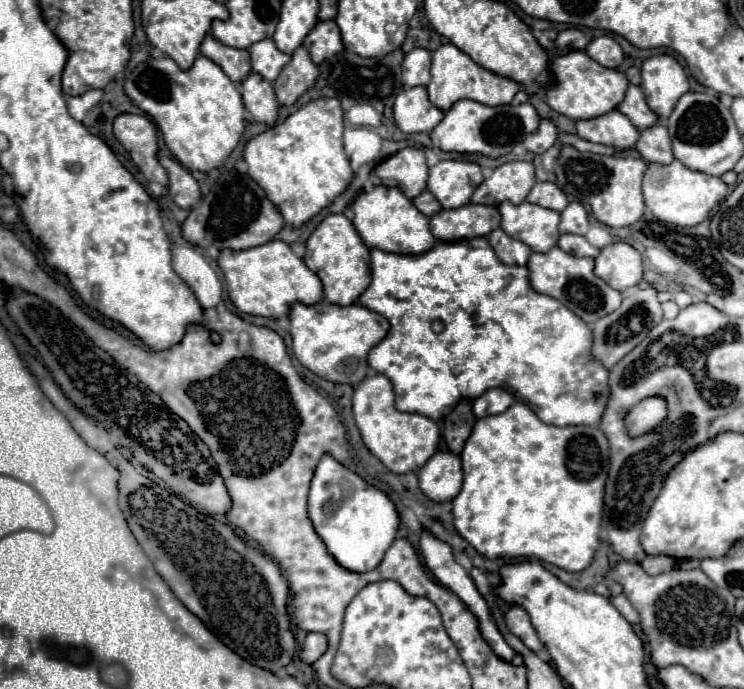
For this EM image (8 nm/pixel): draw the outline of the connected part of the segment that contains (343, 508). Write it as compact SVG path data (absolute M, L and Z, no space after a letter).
M328 454L320 460L310 484L308 514L328 554L348 572L374 570L394 542L400 522L392 500L384 492L366 484Z

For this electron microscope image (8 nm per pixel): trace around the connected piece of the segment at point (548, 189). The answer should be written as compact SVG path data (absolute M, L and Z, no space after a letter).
M536 182L526 200L544 208L552 208L556 212L562 212L568 204L566 194L554 182Z

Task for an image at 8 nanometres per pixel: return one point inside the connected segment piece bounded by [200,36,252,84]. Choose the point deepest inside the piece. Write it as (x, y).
(235, 63)

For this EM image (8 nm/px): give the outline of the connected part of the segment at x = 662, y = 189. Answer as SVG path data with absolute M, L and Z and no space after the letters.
M680 160L672 164L648 164L646 176L643 178L642 191L645 200L644 219L649 222L666 222L672 226L698 226L704 222L710 212L728 196L728 184L724 184L716 176L708 176L702 172L694 172L686 168Z

